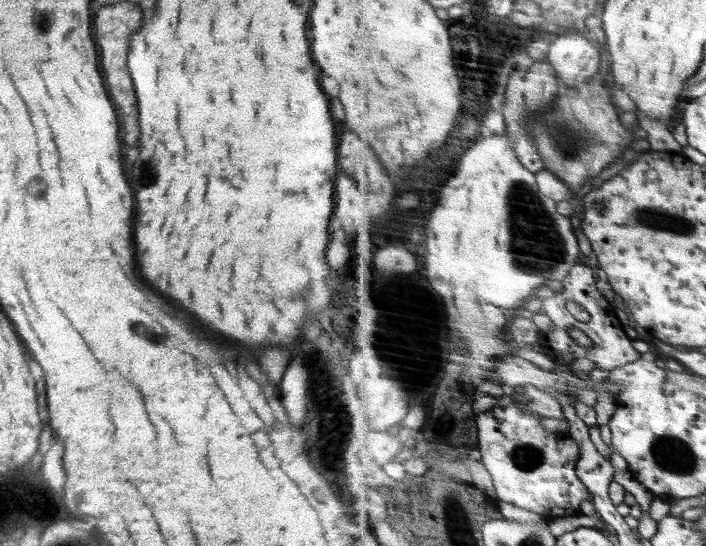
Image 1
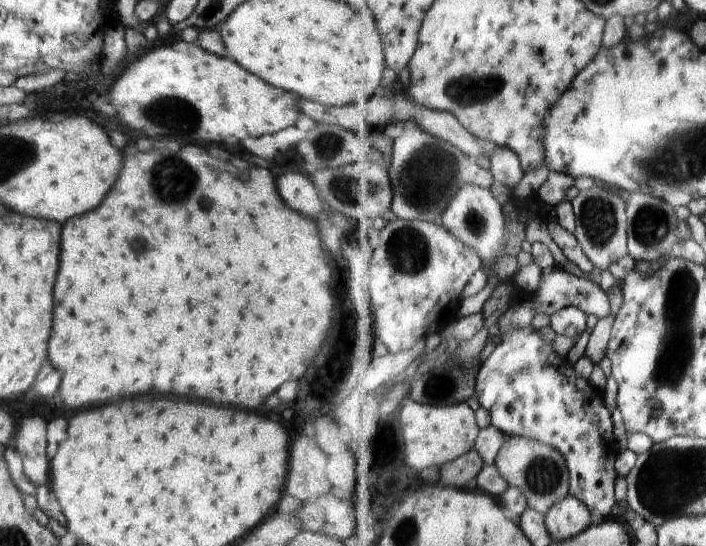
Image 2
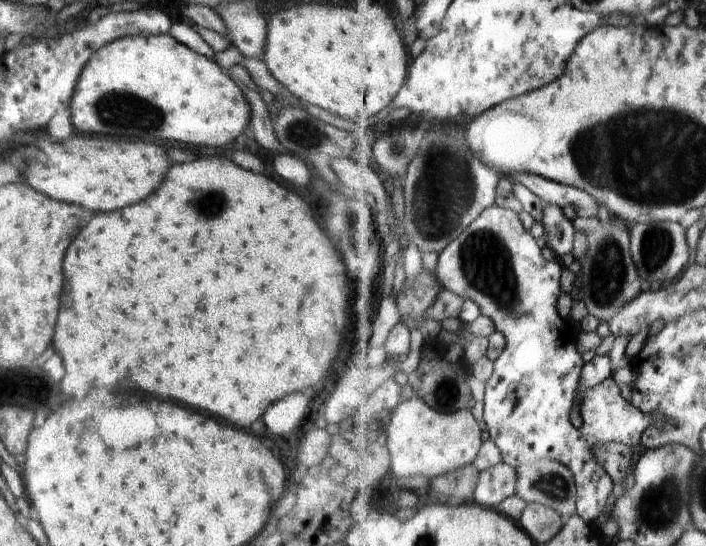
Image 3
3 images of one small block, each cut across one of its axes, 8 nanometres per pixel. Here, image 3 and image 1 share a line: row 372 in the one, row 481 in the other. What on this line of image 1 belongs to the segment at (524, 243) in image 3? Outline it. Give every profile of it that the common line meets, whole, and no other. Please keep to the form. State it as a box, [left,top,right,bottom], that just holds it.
[477,401,594,520]

